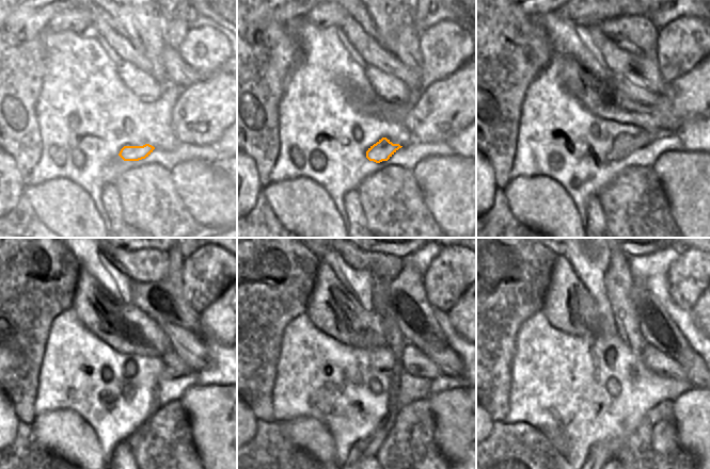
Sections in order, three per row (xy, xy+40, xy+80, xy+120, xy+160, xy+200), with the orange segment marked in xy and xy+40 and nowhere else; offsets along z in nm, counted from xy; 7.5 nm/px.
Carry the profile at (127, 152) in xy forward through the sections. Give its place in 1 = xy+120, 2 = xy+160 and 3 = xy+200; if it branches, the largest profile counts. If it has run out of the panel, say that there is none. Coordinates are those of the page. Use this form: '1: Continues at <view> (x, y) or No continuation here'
1: Continues at xy+120 (175, 367)
2: Continues at xy+160 (414, 361)
3: Continues at xy+200 (661, 364)

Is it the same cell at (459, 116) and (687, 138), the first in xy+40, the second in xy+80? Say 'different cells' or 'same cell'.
different cells

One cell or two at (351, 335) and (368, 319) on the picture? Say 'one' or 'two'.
one

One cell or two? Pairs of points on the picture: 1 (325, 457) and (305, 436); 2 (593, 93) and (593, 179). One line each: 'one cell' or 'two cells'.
1: one cell
2: two cells

